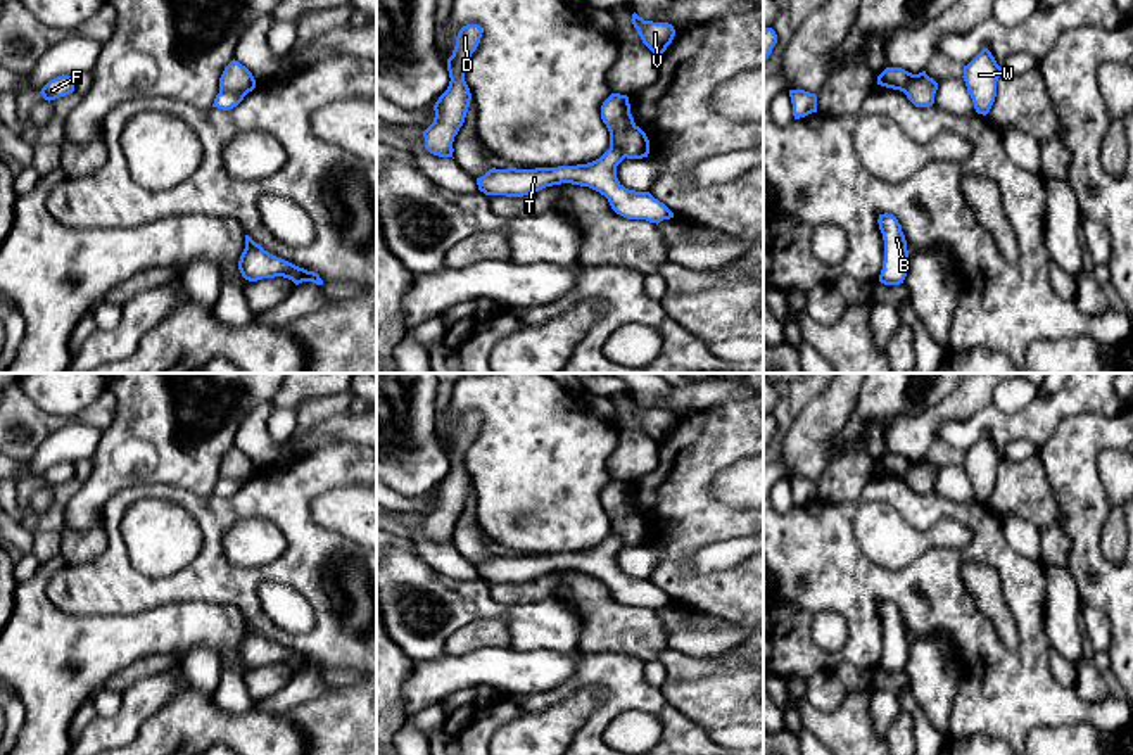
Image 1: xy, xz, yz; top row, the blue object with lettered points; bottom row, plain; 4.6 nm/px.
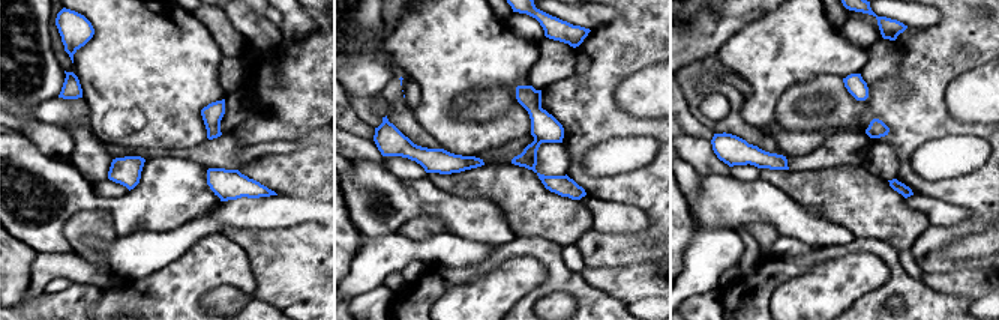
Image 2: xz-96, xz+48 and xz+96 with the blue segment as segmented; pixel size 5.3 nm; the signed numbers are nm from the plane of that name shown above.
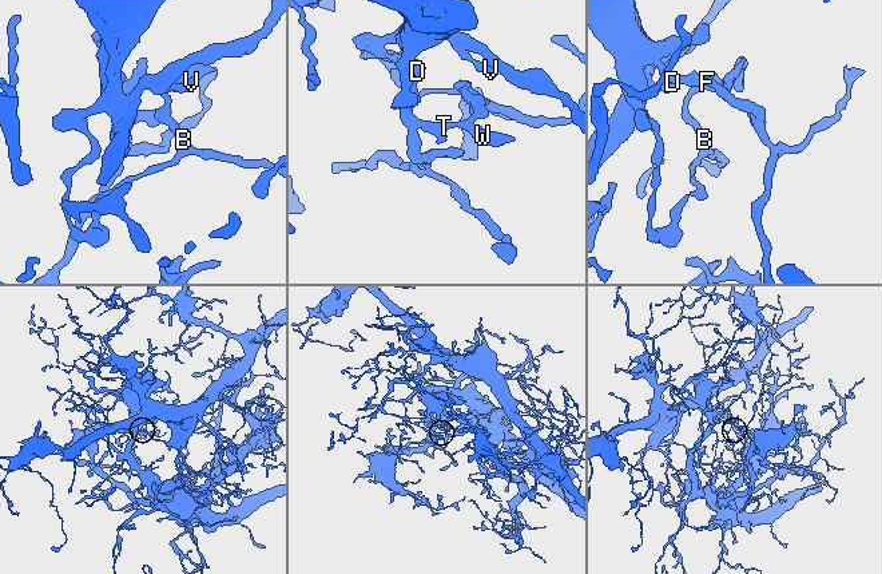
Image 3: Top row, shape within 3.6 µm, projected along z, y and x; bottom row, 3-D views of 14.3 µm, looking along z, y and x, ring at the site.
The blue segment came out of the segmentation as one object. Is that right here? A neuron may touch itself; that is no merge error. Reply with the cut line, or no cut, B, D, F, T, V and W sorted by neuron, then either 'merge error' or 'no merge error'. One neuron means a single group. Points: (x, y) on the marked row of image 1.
cut xy (254, 83), (239, 92), (220, 92); groups B / D F T V W; merge error

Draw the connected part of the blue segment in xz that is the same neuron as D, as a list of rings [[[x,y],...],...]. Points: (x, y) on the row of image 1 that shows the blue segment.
[[[466,24],[456,36],[456,47],[447,59],[449,86],[434,105],[434,123],[423,131],[425,149],[439,157],[453,157],[453,142],[465,123],[472,93],[465,81],[465,64],[477,50],[482,28]]]

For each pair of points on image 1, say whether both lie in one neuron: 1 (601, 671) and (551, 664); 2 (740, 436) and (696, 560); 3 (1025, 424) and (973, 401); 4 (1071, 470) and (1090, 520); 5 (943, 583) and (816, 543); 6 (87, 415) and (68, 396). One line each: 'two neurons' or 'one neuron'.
1: two neurons
2: two neurons
3: two neurons
4: one neuron
5: one neuron
6: two neurons

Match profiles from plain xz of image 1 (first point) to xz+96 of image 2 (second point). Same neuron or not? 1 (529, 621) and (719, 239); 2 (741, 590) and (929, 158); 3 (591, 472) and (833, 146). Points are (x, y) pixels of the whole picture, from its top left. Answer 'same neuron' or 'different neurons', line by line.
1: different neurons
2: different neurons
3: different neurons

